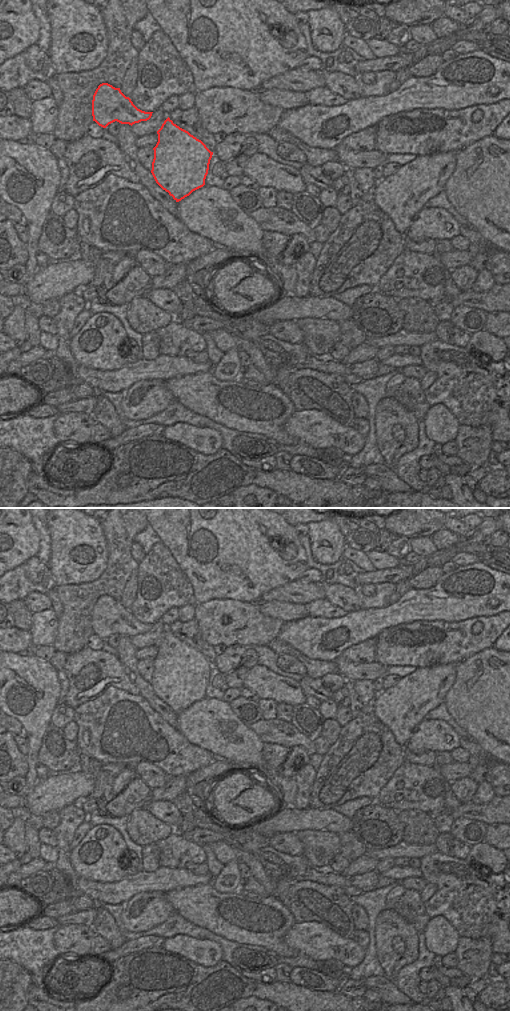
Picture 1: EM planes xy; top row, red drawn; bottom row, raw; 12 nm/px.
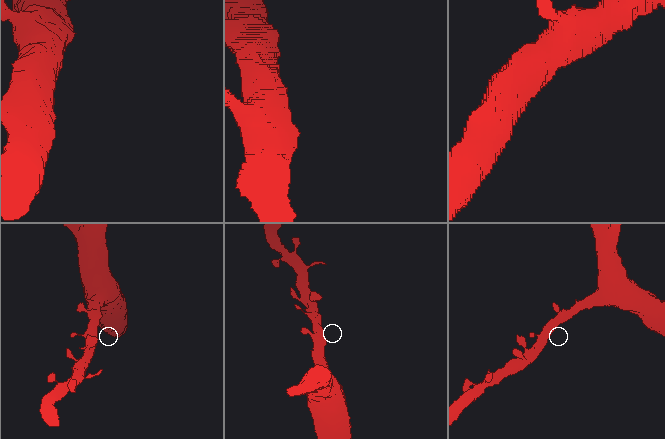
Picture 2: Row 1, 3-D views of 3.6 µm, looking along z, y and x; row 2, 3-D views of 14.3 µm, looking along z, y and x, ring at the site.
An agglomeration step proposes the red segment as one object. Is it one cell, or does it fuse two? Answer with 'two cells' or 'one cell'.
one cell

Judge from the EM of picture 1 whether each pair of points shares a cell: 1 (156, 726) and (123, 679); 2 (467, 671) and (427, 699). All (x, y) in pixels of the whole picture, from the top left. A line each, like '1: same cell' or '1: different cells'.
1: different cells
2: different cells

